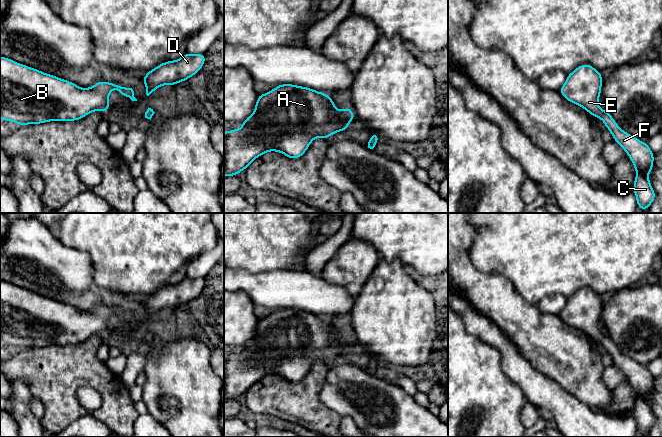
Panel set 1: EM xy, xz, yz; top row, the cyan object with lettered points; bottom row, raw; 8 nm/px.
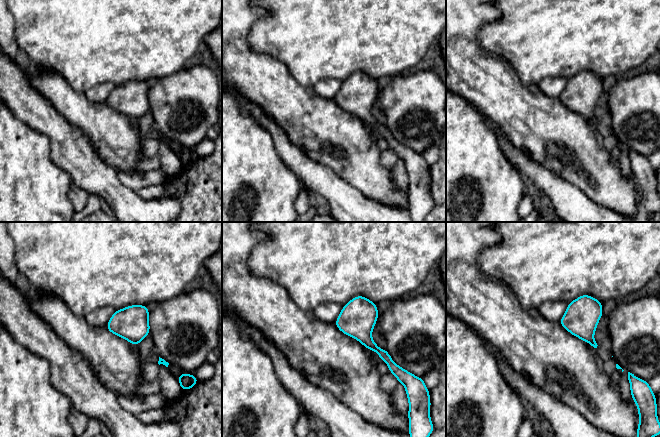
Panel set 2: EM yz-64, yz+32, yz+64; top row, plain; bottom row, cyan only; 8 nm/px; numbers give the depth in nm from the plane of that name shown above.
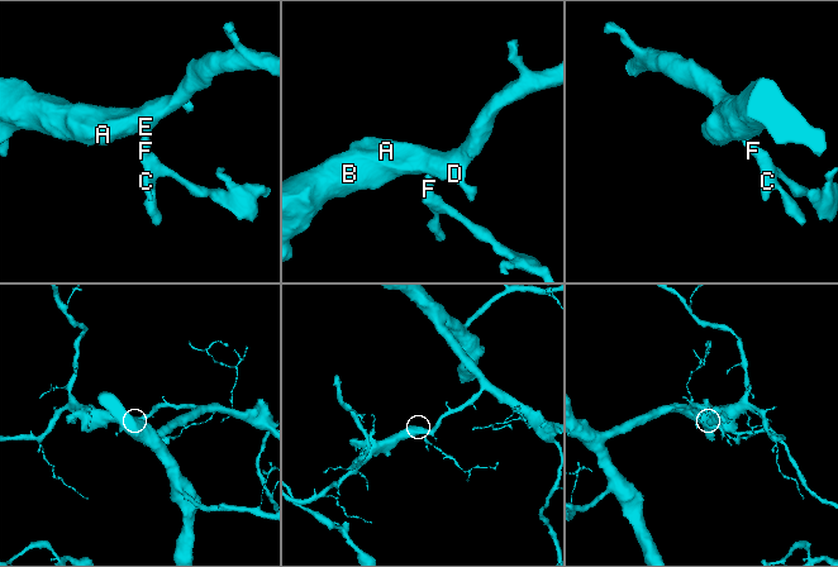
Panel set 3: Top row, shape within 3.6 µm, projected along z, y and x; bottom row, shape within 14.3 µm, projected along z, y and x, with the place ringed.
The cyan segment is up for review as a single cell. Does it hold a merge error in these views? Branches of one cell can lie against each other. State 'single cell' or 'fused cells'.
single cell

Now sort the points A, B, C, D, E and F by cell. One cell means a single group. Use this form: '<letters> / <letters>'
A B C D E F

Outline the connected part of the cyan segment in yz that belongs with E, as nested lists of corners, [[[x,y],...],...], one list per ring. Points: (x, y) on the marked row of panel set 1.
[[[583,64],[567,75],[559,92],[569,102],[582,107],[592,116],[600,118],[612,134],[613,140],[628,154],[636,170],[632,188],[637,206],[645,211],[656,197],[648,179],[653,169],[654,153],[647,142],[642,142],[622,130],[608,111],[600,109],[598,101],[601,96],[602,83],[601,72],[589,64]]]

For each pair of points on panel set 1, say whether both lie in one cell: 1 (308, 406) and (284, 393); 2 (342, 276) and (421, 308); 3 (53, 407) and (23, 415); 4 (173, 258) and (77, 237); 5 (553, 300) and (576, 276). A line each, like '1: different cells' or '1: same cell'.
1: same cell
2: same cell
3: different cells
4: same cell
5: different cells

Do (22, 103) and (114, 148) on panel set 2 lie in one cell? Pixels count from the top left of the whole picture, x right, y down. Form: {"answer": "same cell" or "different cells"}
{"answer": "same cell"}

